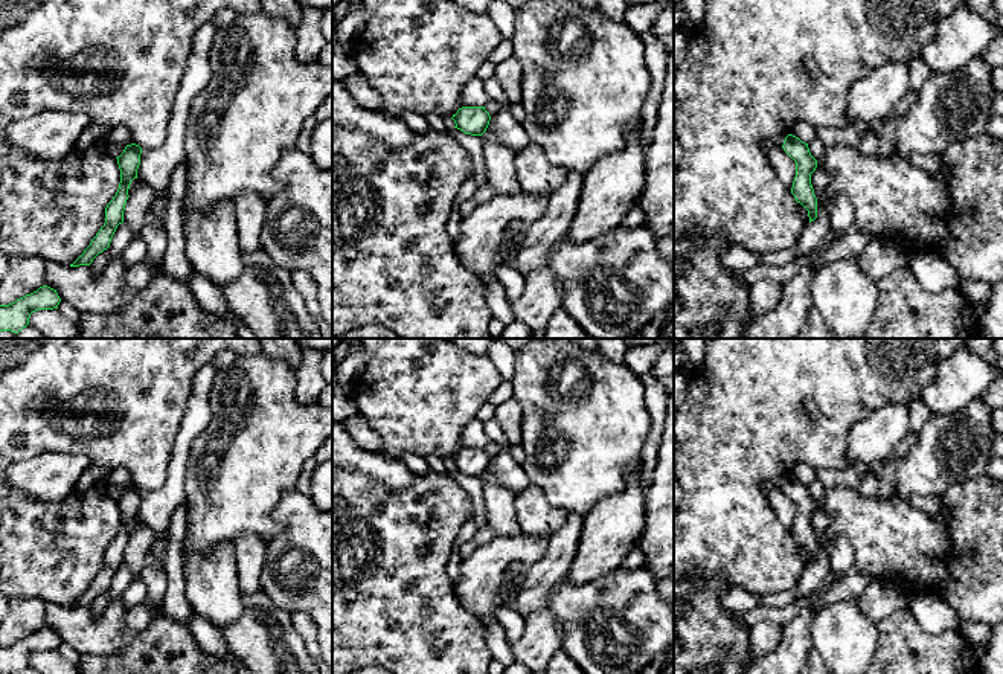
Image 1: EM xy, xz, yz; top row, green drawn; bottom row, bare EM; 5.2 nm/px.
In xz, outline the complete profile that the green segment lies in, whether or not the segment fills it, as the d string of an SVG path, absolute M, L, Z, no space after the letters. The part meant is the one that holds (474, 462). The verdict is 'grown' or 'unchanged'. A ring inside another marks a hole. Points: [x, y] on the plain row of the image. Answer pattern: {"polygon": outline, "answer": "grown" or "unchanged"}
{"polygon": "M462 448L451 461L456 465L454 470L465 476L482 477L489 467L491 457L485 448Z", "answer": "unchanged"}

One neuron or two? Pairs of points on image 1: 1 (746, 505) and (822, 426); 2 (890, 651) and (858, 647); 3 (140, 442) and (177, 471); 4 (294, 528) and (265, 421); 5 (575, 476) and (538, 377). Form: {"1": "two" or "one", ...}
{"1": "one", "2": "two", "3": "two", "4": "two", "5": "one"}

